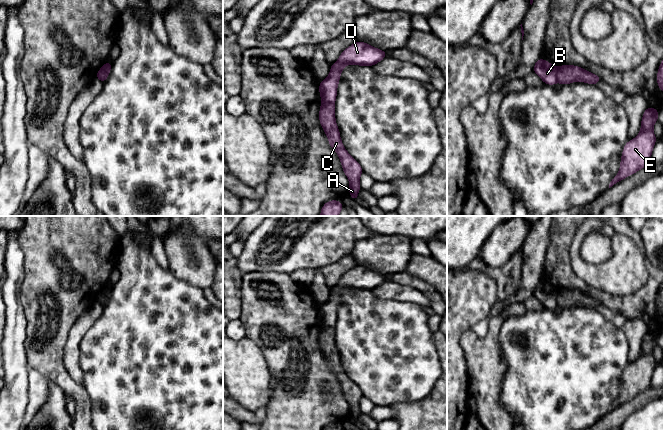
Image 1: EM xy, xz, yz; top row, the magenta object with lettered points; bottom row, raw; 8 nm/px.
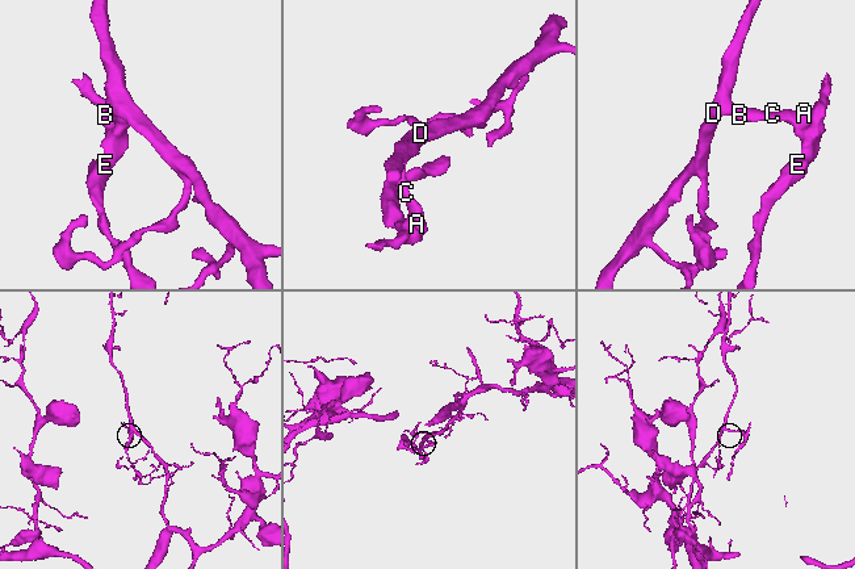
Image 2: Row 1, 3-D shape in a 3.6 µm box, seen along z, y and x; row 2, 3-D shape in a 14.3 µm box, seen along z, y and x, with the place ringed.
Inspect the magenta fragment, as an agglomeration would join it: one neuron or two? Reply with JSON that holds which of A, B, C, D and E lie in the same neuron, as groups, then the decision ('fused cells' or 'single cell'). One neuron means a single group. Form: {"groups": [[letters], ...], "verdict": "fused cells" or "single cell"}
{"groups": [["A", "C", "E"], ["B", "D"]], "verdict": "fused cells"}

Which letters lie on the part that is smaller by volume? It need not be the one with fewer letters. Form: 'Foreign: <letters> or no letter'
Foreign: A, C, E

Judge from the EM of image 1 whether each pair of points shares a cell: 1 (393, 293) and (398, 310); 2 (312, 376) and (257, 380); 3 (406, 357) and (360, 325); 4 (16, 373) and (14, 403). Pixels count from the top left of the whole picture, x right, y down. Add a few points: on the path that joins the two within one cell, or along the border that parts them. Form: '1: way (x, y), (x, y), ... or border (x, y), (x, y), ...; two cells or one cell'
1: border (373, 291), (381, 299), (410, 301), (418, 304); two cells
2: border (263, 356), (270, 377), (270, 399), (268, 402); two cells
3: way (395, 357), (371, 334); one cell
4: way (15, 380), (14, 396); one cell

